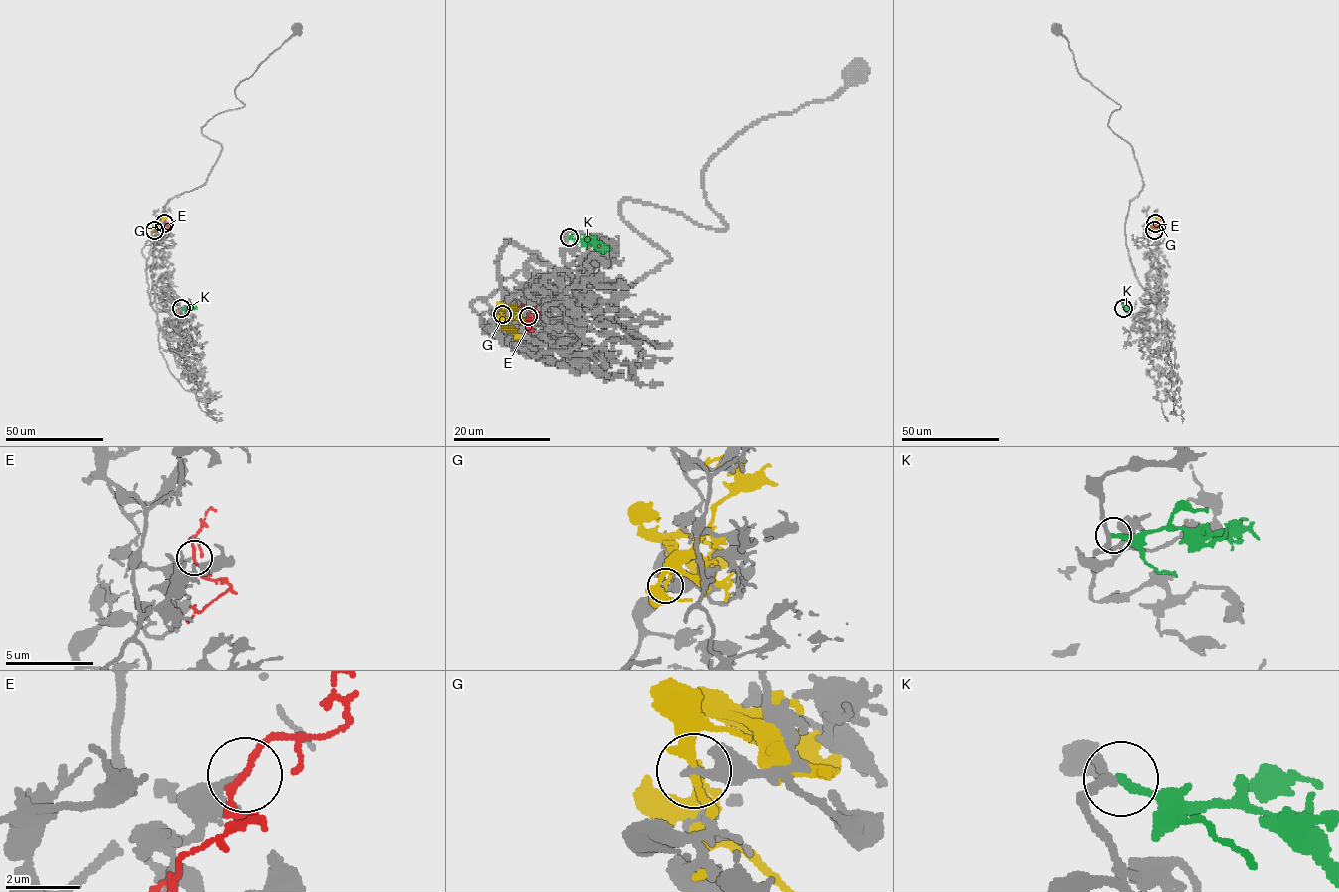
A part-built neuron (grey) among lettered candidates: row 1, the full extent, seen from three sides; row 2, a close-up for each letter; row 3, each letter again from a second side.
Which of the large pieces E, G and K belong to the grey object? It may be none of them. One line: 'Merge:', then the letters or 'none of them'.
Merge: none of them

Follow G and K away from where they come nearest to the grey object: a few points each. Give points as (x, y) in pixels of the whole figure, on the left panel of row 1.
G: (154, 230), (162, 219), (158, 217)
K: (181, 308), (197, 307)

